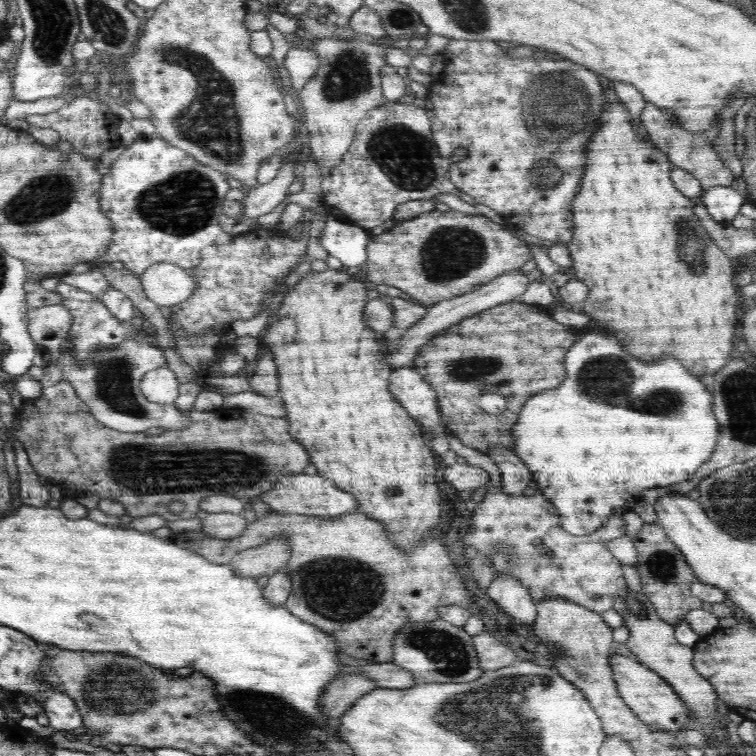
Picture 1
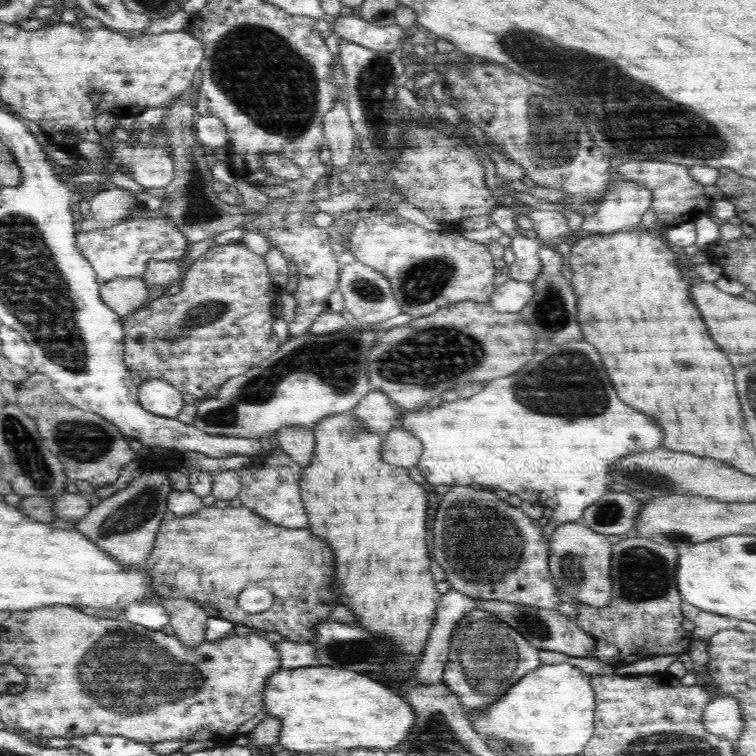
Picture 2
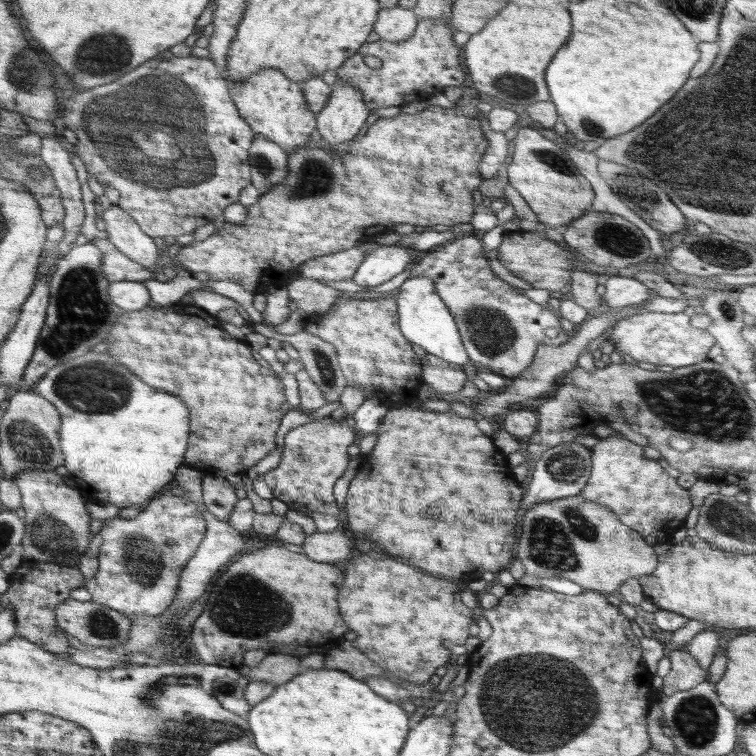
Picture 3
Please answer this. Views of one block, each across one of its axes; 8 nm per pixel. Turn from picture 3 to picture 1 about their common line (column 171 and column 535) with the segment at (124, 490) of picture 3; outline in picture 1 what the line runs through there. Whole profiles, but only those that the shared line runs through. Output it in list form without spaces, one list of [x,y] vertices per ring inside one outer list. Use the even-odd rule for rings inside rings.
[[[584,334],[576,344],[568,350],[566,360],[566,380],[554,388],[554,390],[544,390],[540,394],[534,394],[528,398],[524,404],[516,426],[512,428],[513,445],[517,457],[529,468],[533,486],[538,489],[545,498],[554,505],[556,513],[560,516],[563,530],[569,534],[590,535],[598,531],[612,516],[616,516],[617,510],[624,510],[632,506],[632,503],[638,499],[640,491],[645,489],[663,489],[668,486],[674,486],[691,479],[693,474],[710,458],[710,455],[716,448],[719,435],[719,424],[713,411],[713,394],[706,390],[706,386],[696,380],[690,372],[686,372],[674,358],[662,358],[656,364],[642,364],[638,362],[632,354],[628,354],[620,342],[612,336],[602,336],[602,334]]]

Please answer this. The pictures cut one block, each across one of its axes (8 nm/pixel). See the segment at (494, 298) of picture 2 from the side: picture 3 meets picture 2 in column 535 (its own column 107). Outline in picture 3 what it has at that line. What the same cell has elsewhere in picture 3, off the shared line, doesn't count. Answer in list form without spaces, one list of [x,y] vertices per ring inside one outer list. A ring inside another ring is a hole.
[[[110,281],[107,294],[124,311],[142,310],[152,298],[151,288],[140,281]]]

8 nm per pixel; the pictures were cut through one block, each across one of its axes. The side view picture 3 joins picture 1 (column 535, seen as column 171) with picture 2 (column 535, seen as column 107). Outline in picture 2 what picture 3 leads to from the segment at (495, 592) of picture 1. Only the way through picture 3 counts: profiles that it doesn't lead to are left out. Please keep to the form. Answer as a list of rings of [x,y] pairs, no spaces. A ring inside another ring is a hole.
[[[474,609],[460,618],[449,640],[449,654],[441,680],[463,706],[466,714],[484,712],[487,707],[503,697],[508,689],[539,667],[540,649],[532,646],[506,622],[487,611]]]

